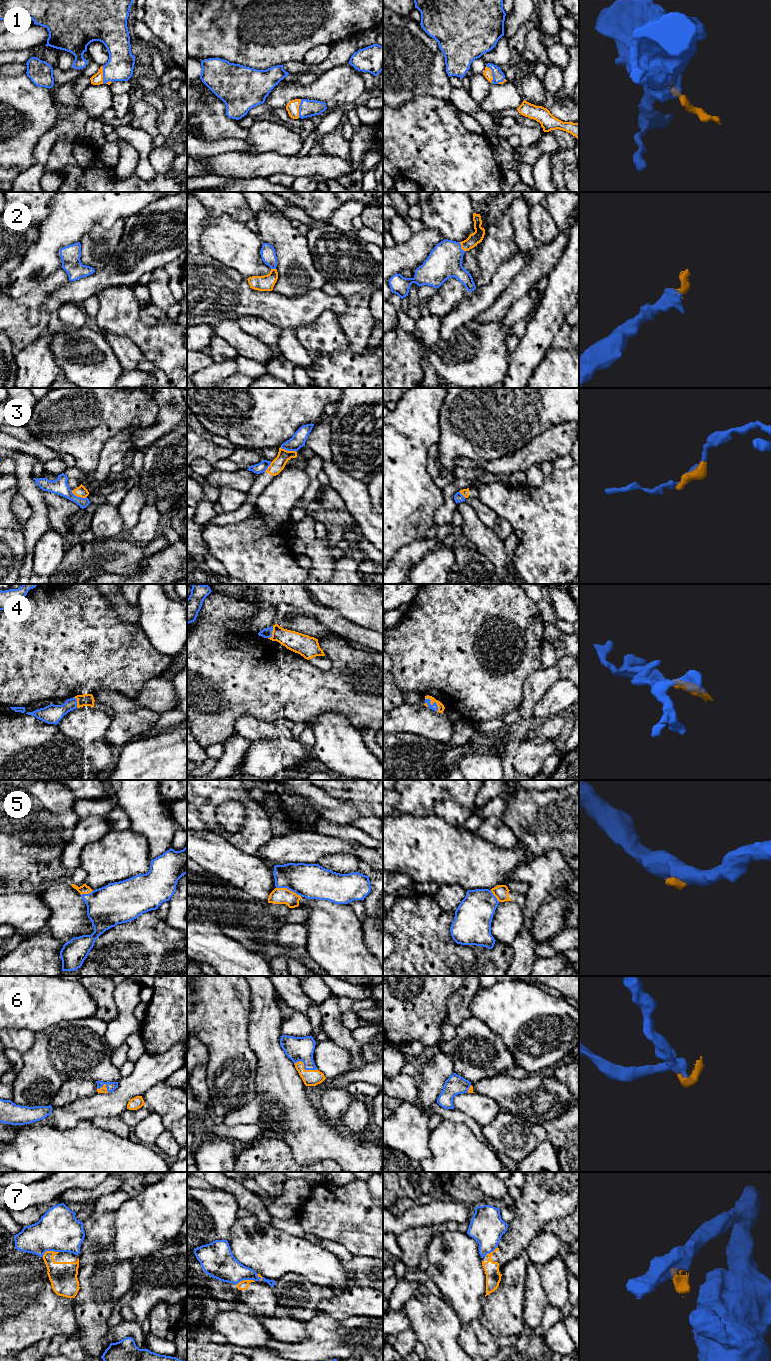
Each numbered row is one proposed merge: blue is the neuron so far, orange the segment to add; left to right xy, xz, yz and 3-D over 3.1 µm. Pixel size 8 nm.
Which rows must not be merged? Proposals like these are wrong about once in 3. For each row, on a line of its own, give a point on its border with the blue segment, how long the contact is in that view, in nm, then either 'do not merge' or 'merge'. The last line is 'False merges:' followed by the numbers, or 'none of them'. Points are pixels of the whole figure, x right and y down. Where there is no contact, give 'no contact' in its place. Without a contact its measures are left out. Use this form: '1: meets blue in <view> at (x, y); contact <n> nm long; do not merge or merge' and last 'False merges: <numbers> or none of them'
1: meets blue in xz at (299, 108); contact 150 nm long; merge
2: meets blue in yz at (460, 247); contact 90 nm long; merge
3: meets blue in xy at (78, 497); contact 140 nm long; do not merge
4: meets blue in yz at (433, 703); contact 150 nm long; merge
5: meets blue in xz at (288, 889); contact 220 nm long; merge
6: meets blue in xz at (304, 1068); contact 200 nm long; merge
7: meets blue in xy at (49, 1250); contact 140 nm long; do not merge
False merges: 3, 7

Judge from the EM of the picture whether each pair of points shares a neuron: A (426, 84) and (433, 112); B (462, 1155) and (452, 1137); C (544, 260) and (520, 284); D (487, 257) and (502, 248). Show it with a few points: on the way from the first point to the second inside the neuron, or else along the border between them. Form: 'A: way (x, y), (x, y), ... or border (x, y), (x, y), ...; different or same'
A: border (449, 99), (415, 96), (406, 103); different
B: way (458, 1151), (453, 1146), (452, 1141); same
C: way (538, 266), (526, 278); same
D: way (491, 253), (498, 248); same

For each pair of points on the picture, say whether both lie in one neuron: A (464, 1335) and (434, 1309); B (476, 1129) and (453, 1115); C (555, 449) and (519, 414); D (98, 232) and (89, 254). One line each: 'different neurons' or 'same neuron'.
A: different neurons
B: same neuron
C: different neurons
D: same neuron

